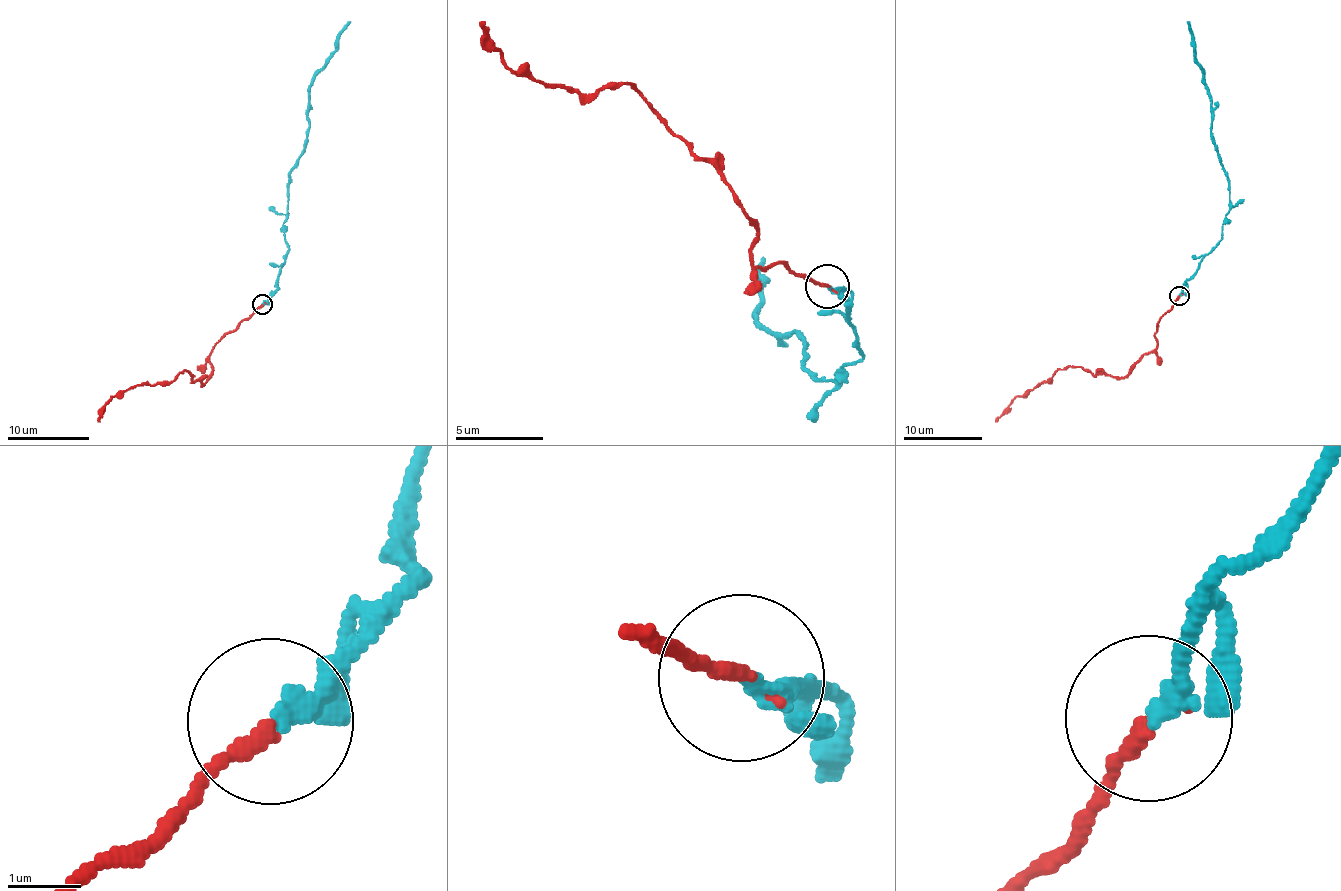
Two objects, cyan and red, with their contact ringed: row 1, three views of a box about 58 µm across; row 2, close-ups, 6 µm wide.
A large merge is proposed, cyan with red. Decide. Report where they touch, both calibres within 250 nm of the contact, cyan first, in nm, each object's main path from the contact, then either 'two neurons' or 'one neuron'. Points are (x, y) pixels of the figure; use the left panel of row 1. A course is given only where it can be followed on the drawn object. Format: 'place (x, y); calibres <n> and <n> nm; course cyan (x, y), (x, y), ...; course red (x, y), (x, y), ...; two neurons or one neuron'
place (262, 304); calibres 160 and 200 nm; course cyan (261, 304), (276, 289), (288, 250), (283, 224), (289, 172), (307, 139), (310, 81), (349, 21); course red (261, 304), (211, 352), (212, 370), (203, 385), (188, 371), (179, 372), (172, 380), (118, 391), (98, 421); one neuron

